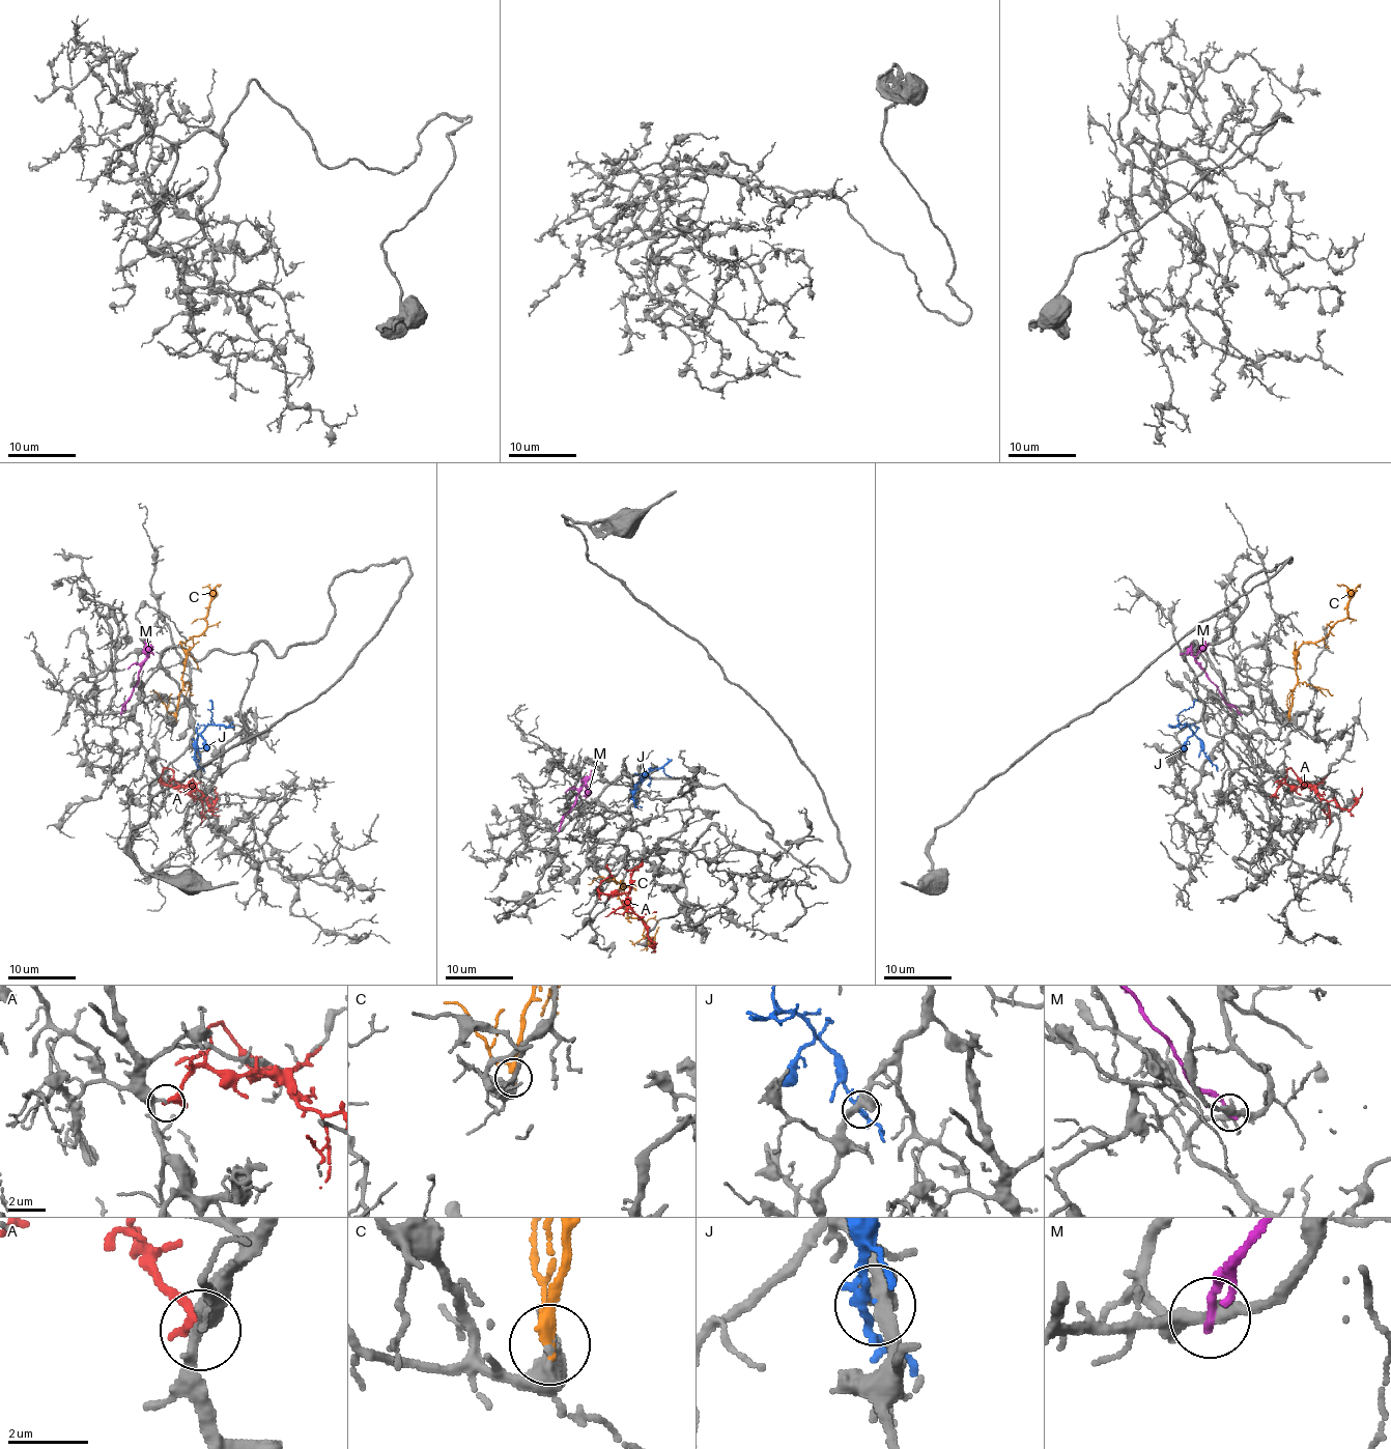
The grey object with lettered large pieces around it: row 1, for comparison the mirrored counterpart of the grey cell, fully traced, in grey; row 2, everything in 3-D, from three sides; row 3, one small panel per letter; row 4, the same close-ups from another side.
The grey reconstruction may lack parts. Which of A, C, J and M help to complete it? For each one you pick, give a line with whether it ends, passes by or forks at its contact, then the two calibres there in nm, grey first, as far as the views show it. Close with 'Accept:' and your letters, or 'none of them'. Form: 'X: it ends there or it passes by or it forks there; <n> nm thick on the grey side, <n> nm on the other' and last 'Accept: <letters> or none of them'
C: it passes by; 190 nm thick on the grey side, 260 nm on the other
Accept: C

